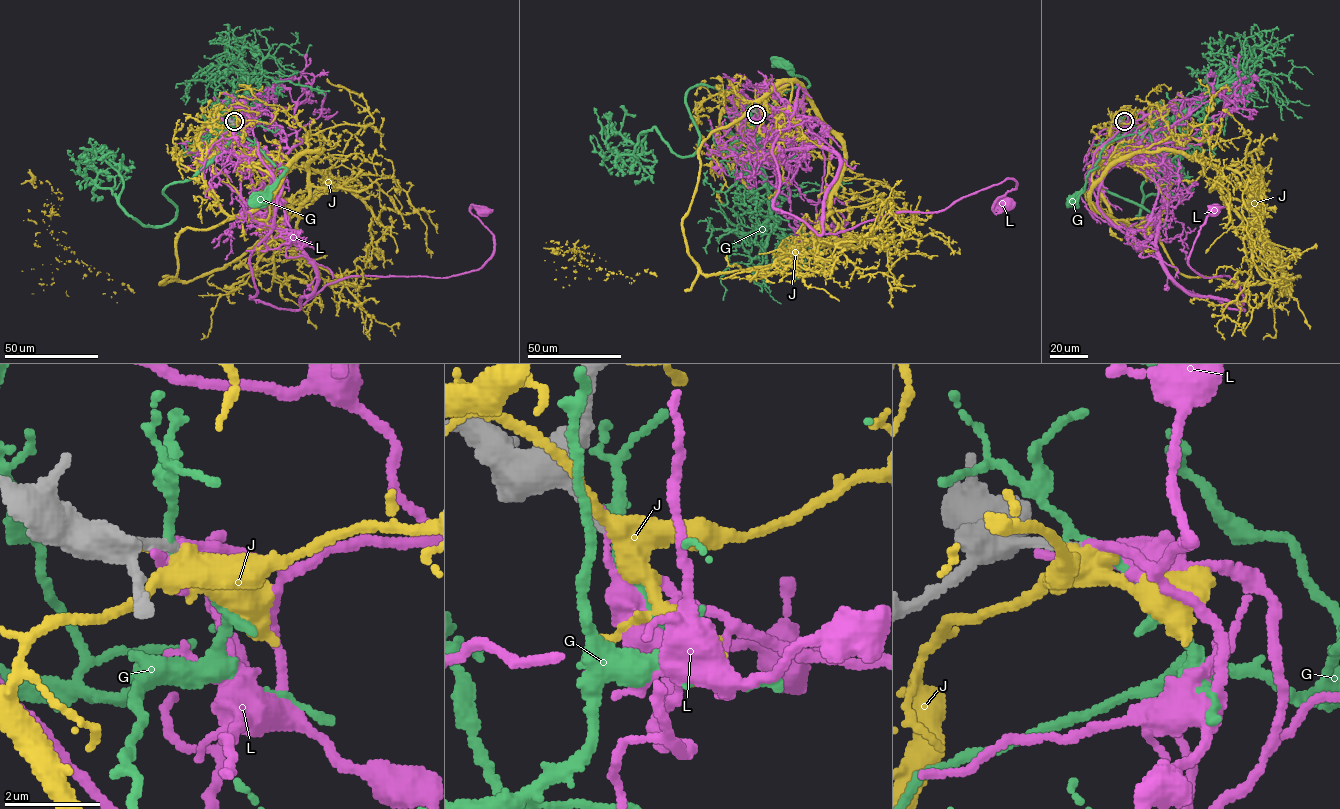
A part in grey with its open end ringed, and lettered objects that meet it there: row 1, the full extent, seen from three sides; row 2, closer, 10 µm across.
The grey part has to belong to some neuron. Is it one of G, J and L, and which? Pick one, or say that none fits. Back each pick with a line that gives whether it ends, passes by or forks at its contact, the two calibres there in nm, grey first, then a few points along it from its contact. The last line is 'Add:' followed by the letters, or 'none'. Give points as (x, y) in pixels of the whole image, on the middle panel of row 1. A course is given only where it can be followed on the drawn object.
L: it ends | 220/160 nm | via (756, 113), (763, 152), (837, 155), (825, 233), (938, 212), (1013, 179), (992, 209), (1008, 205)
Add: L

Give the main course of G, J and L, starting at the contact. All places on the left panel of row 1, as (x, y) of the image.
G: (234, 121), (235, 126), (220, 131), (234, 129), (286, 169), (268, 195), (255, 201)
J: (234, 121), (274, 190), (185, 228), (164, 284), (175, 279), (89, 270), (51, 235), (48, 182), (21, 184)
L: (234, 122), (242, 199), (314, 270), (302, 304), (346, 277), (479, 269), (494, 237), (470, 207), (486, 212)

